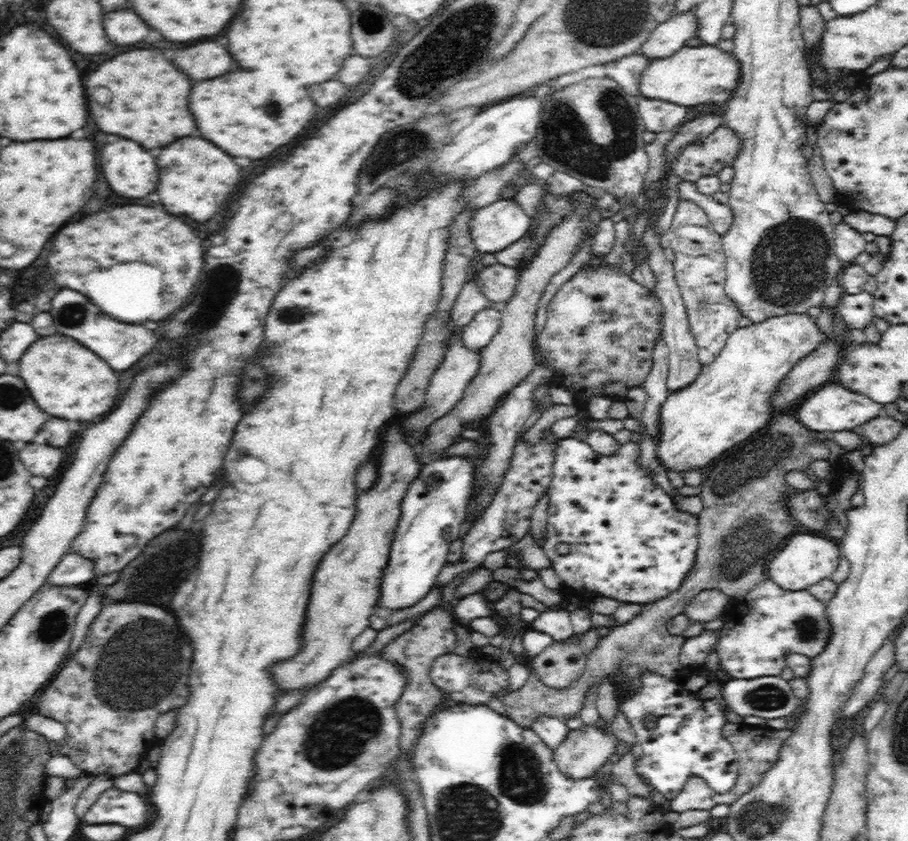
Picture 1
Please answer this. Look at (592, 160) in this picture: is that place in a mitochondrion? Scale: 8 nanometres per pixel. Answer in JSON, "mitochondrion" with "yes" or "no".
{"mitochondrion":"yes"}

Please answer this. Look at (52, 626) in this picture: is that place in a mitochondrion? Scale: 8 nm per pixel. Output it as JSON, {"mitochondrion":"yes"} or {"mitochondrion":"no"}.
{"mitochondrion":"yes"}

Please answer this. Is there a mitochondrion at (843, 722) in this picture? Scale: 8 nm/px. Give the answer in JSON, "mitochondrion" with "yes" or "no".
{"mitochondrion":"no"}

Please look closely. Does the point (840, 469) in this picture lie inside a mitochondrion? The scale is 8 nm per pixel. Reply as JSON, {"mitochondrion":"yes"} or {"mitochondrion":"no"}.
{"mitochondrion":"no"}

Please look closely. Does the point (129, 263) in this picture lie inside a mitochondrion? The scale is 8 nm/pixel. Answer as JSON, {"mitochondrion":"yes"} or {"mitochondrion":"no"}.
{"mitochondrion":"no"}

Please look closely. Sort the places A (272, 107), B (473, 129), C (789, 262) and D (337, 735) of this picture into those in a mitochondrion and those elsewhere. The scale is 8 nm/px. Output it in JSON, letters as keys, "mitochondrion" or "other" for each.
{"A":"mitochondrion","B":"other","C":"mitochondrion","D":"mitochondrion"}

